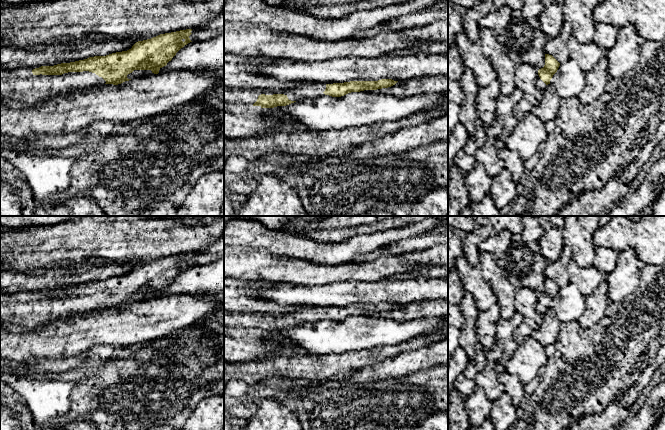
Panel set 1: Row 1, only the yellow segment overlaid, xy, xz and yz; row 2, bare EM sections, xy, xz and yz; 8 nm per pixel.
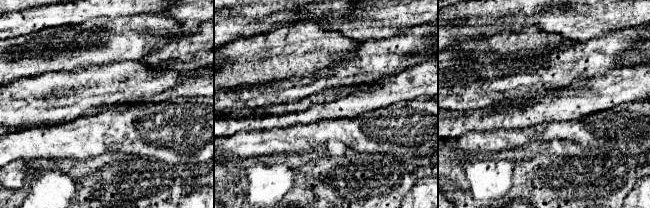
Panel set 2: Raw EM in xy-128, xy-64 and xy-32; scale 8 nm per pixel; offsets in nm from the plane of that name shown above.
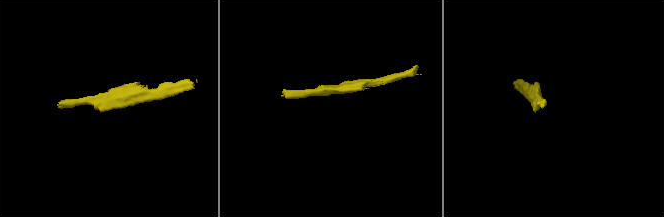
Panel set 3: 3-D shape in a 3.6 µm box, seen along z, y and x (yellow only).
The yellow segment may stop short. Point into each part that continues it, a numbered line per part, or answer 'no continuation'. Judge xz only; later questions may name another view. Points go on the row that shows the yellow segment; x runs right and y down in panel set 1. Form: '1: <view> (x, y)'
1: xz (308, 89)

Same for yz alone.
1: yz (540, 84)

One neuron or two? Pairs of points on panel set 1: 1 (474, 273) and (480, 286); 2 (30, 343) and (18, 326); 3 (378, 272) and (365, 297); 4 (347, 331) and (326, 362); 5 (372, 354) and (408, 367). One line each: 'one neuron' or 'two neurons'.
1: one neuron
2: two neurons
3: two neurons
4: two neurons
5: two neurons

